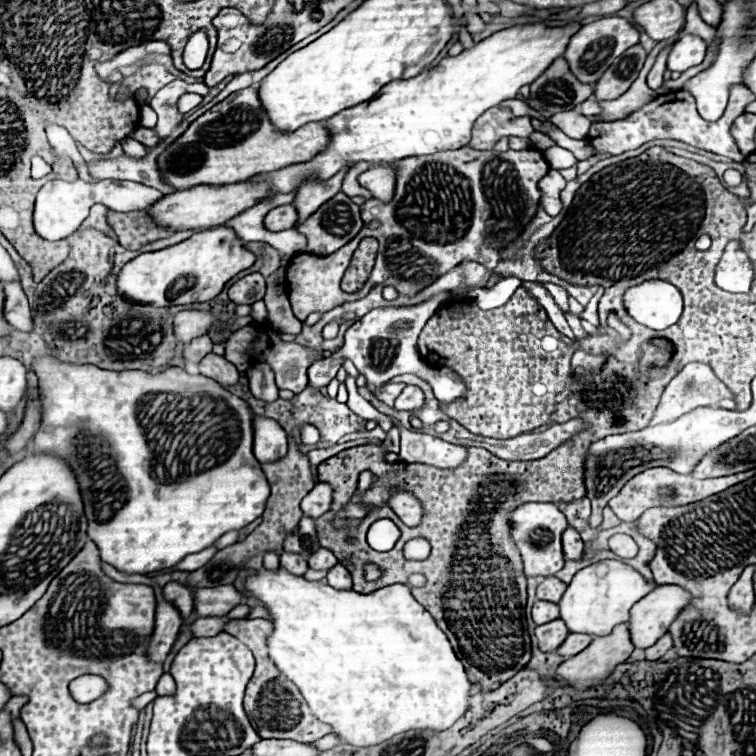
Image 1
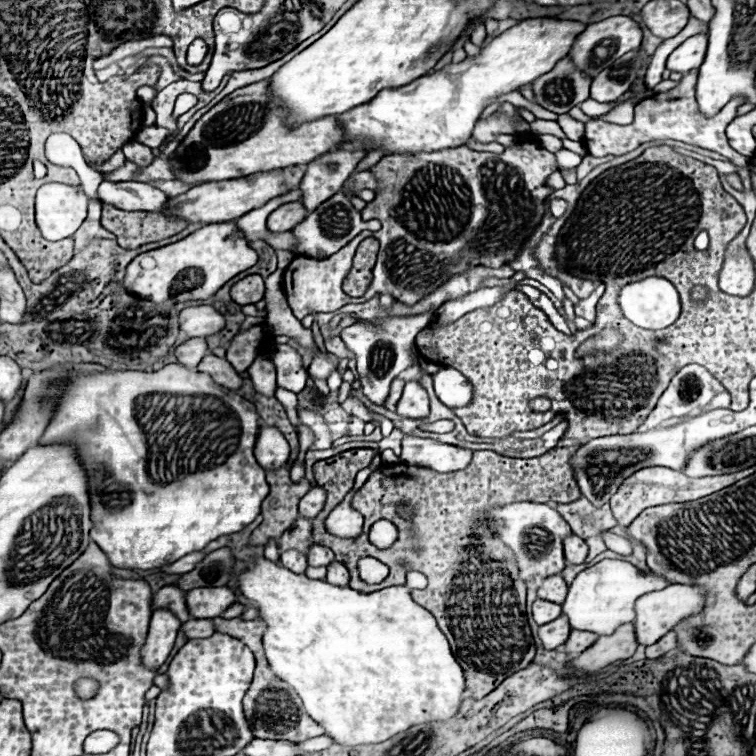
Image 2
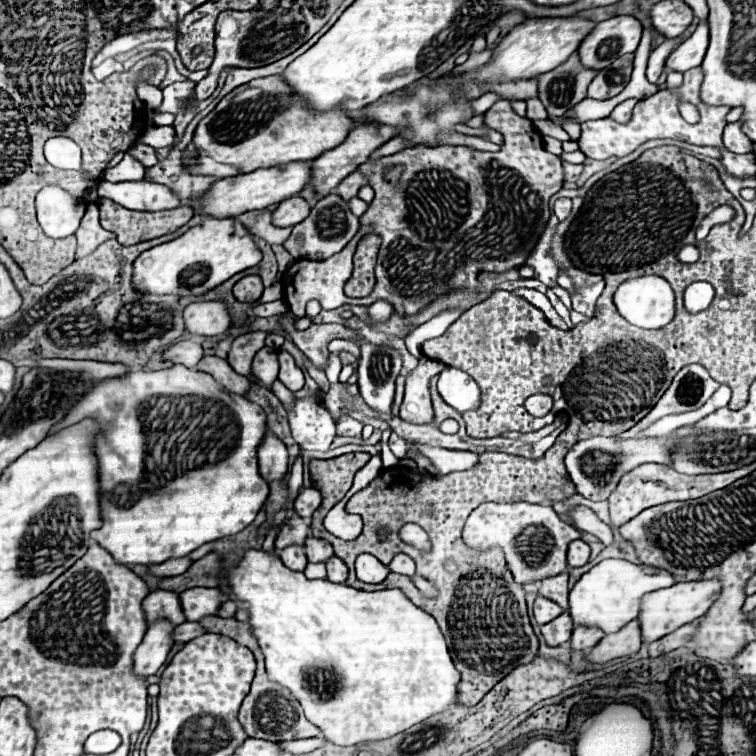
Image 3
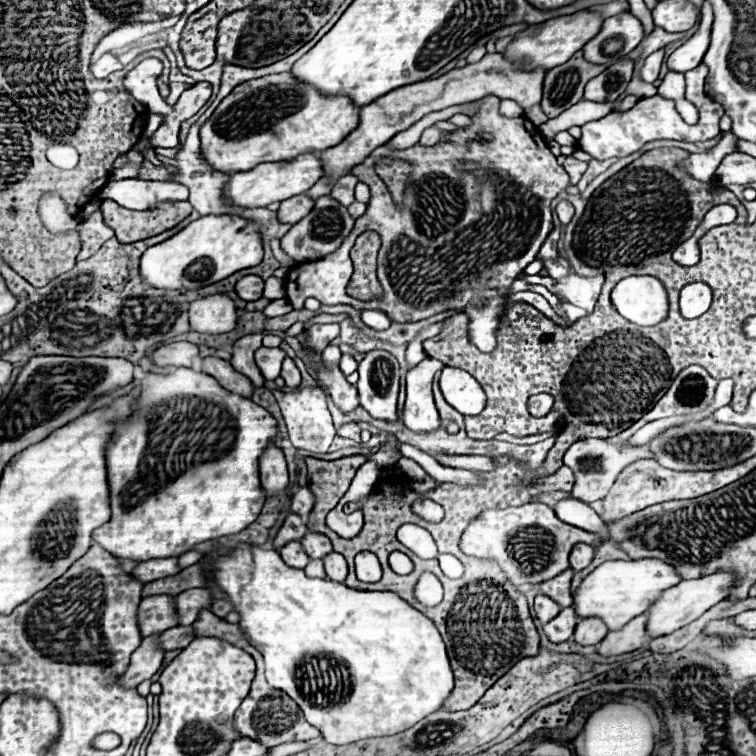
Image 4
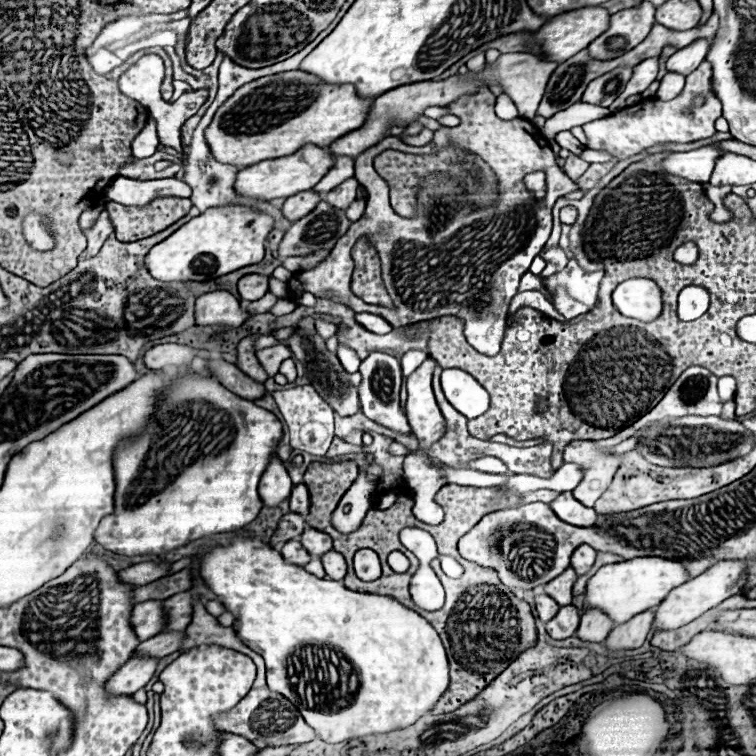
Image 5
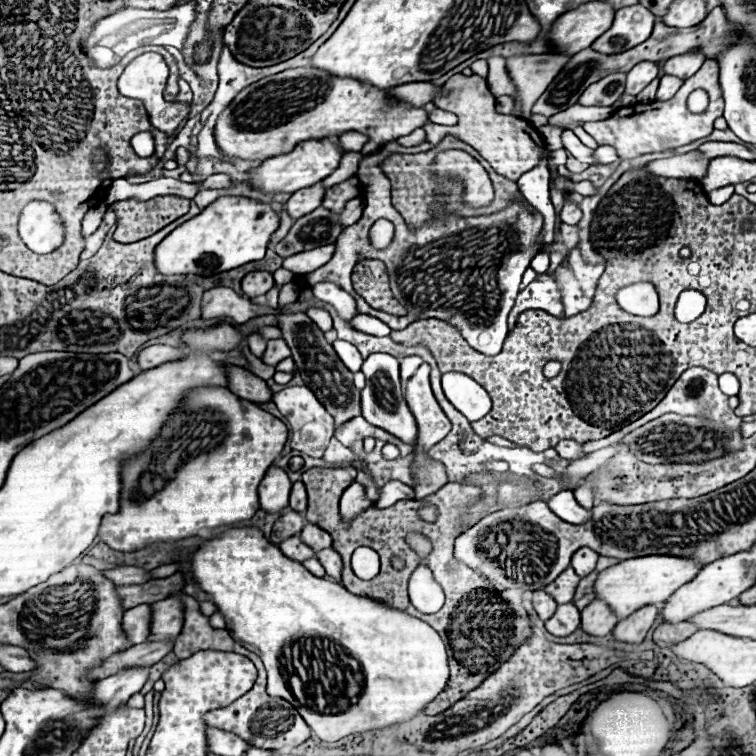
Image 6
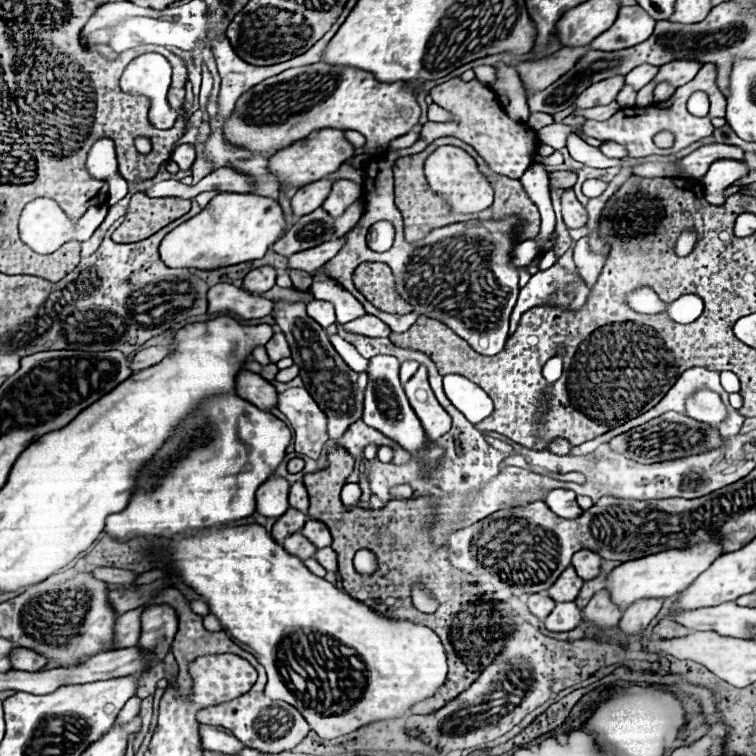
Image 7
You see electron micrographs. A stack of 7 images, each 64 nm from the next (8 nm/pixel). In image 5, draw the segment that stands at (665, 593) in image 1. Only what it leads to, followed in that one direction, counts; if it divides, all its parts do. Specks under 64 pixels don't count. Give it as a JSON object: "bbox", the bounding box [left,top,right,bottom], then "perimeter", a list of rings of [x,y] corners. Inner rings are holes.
{"bbox":[654,560,746,630],"perimeter":[[[722,560],[718,564],[714,564],[712,568],[708,568],[704,574],[688,580],[686,584],[680,584],[678,588],[672,588],[672,592],[654,608],[654,630],[676,630],[692,620],[696,620],[698,616],[702,616],[706,610],[718,606],[720,602],[724,602],[730,596],[740,594],[742,586],[746,584],[746,566],[738,560]]]}

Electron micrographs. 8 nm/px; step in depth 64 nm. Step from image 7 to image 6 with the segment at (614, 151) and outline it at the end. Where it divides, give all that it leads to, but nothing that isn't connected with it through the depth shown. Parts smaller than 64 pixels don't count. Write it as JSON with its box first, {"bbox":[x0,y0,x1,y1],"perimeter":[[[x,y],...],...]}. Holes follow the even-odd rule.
{"bbox":[594,146,618,162],"perimeter":[[[598,146],[596,150],[594,150],[594,158],[598,160],[598,162],[612,162],[612,160],[616,160],[618,156],[616,156],[616,152],[614,152],[614,148],[612,146]]]}

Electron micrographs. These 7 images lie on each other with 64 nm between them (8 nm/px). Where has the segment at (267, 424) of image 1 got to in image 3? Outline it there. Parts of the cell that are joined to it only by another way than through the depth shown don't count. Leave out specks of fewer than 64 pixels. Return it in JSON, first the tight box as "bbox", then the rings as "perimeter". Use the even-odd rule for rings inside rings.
{"bbox":[258,430,288,482],"perimeter":[[[266,430],[264,440],[258,446],[258,464],[266,482],[280,480],[286,476],[286,468],[288,468],[286,444],[270,430]]]}

